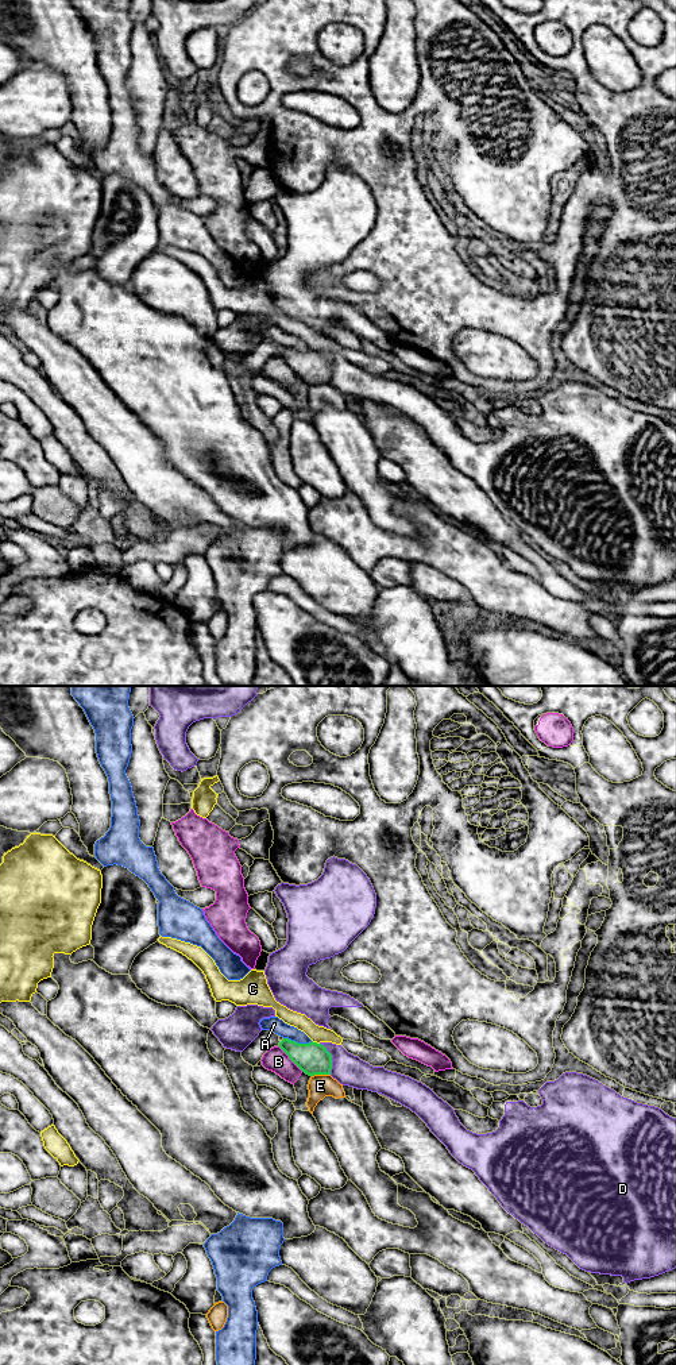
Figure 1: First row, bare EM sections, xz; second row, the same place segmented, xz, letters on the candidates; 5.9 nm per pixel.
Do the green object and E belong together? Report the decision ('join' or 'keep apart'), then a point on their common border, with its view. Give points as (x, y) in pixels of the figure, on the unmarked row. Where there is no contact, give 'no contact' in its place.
keep apart; contact xz (320, 382)

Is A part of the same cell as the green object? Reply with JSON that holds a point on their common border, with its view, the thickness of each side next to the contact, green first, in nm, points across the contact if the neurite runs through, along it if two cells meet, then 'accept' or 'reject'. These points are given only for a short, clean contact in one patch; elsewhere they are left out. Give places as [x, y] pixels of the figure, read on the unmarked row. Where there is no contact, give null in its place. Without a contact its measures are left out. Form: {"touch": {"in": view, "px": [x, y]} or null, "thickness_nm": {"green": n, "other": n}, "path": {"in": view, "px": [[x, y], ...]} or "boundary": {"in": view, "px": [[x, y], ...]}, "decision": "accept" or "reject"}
{"touch": {"in": "xz", "px": [297, 351]}, "thickness_nm": {"green": 190, "other": 90}, "boundary": {"in": "xz", "px": [[284, 346], [298, 351], [312, 350]]}, "decision": "reject"}

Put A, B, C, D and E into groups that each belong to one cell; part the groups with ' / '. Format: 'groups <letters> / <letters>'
groups A / B / C / D / E

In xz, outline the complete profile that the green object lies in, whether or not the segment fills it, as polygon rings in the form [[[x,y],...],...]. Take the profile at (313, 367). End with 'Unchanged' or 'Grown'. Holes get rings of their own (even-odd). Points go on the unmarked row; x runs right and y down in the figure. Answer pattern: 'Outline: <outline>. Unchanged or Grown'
Outline: [[[289,347],[279,351],[279,356],[306,383],[331,383],[332,363],[317,351],[298,352]]]. Unchanged

